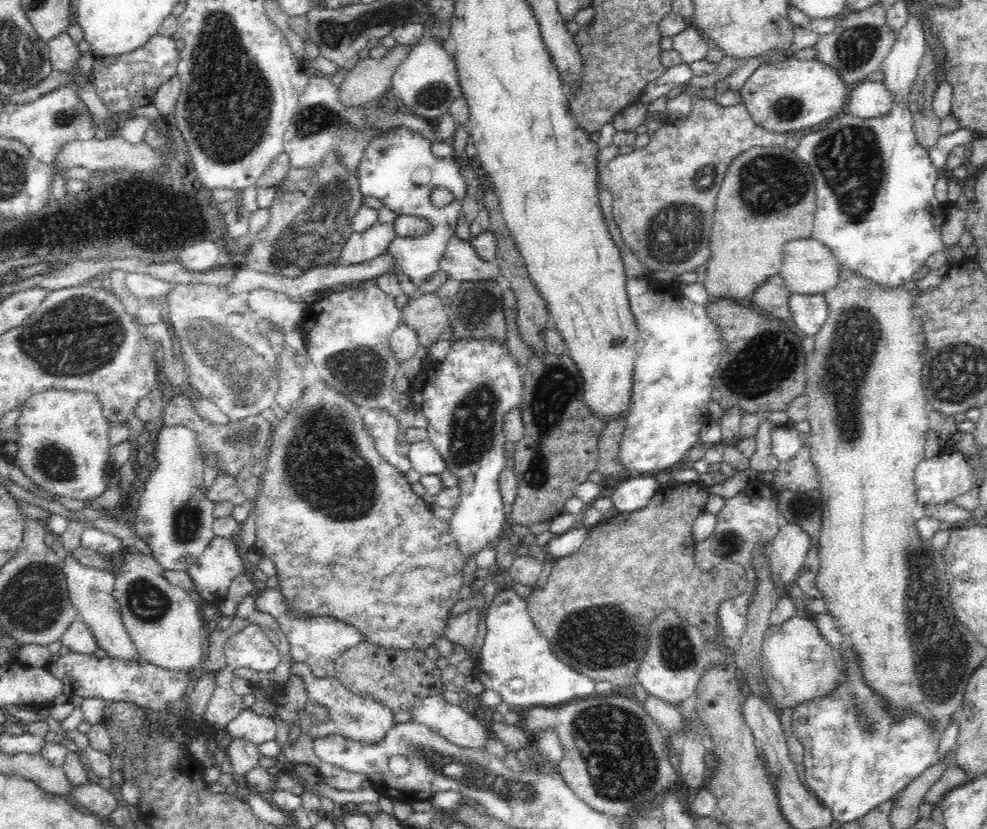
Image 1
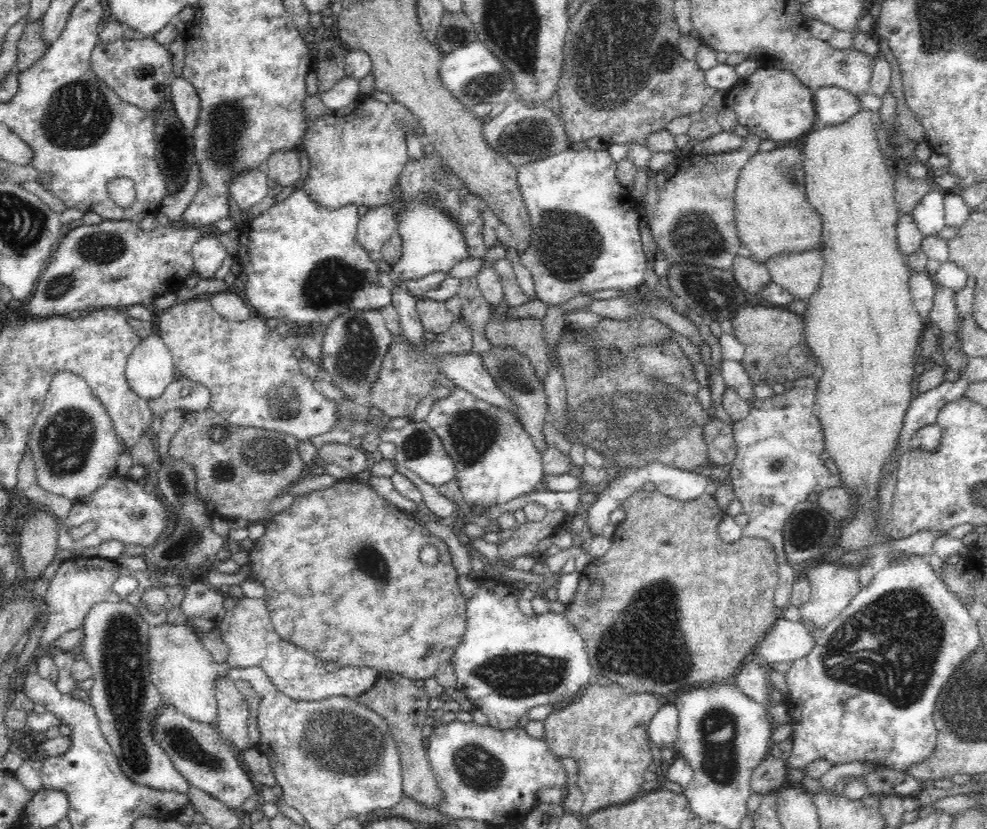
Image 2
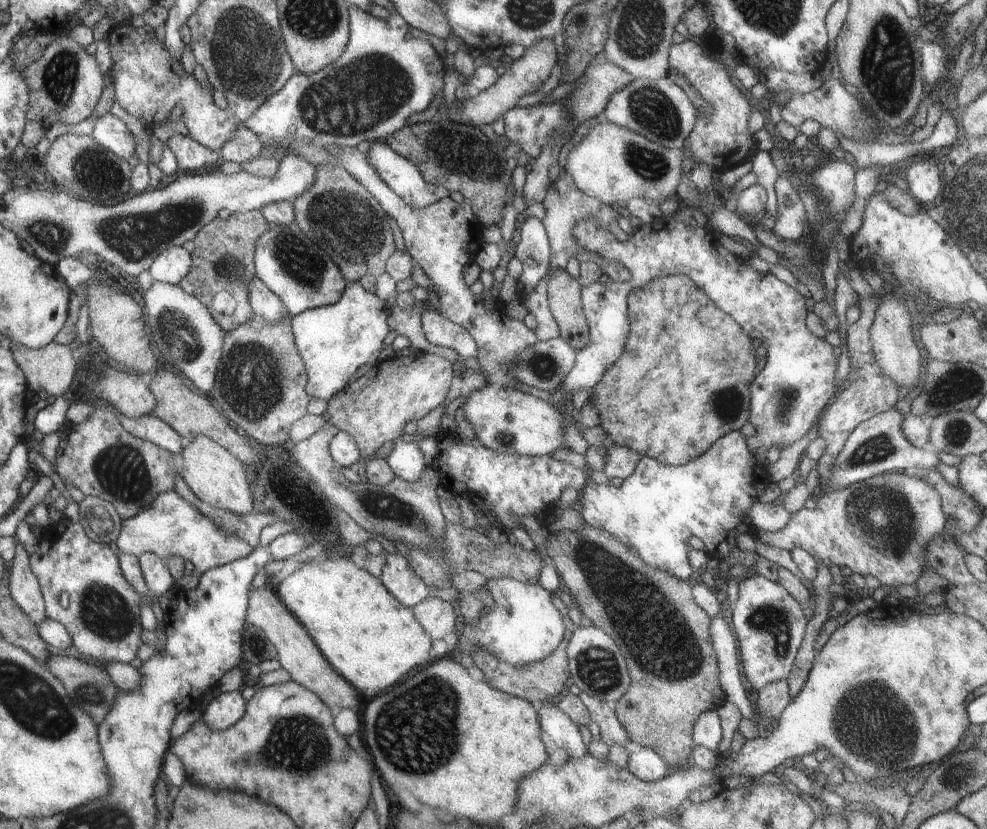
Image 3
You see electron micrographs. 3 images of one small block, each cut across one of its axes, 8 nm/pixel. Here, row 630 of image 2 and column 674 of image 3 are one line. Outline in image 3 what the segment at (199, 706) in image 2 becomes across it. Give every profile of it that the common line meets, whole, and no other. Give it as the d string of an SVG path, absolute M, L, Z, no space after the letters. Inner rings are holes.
M603 120L602 123L594 123L588 135L570 152L564 169L569 172L582 192L598 200L600 204L615 208L620 202L628 202L636 197L661 204L666 199L676 197L680 176L684 174L682 154L680 149L666 148L656 144L655 141L648 140L647 137Z

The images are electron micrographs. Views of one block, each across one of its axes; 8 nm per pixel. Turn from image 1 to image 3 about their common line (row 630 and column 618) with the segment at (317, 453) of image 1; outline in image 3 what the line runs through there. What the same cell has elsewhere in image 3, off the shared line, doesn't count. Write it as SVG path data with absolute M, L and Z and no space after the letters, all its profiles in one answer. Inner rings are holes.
M670 275L653 279L650 283L637 289L636 292L632 292L632 296L629 296L628 306L632 327L625 351L603 376L603 379L592 388L593 394L590 400L599 410L602 420L600 425L610 434L616 445L633 448L642 457L649 456L669 465L688 464L692 459L698 458L710 450L724 435L728 435L732 431L740 431L742 426L748 422L748 416L751 416L751 392L748 392L748 386L751 386L750 382L753 381L752 378L756 372L756 355L758 354L754 354L751 336L744 332L743 327L686 275Z

